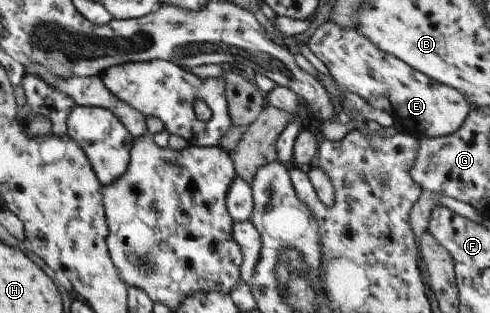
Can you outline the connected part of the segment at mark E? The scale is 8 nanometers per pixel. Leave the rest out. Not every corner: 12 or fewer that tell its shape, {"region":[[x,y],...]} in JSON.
{"region":[[328,21],[308,48],[418,140],[458,131],[458,89]]}

